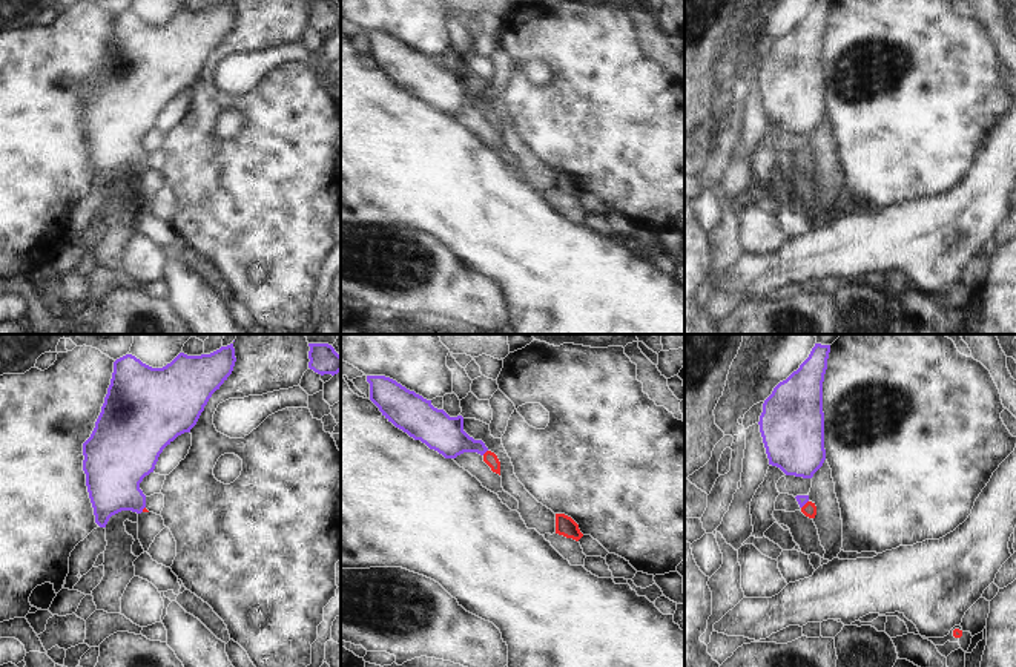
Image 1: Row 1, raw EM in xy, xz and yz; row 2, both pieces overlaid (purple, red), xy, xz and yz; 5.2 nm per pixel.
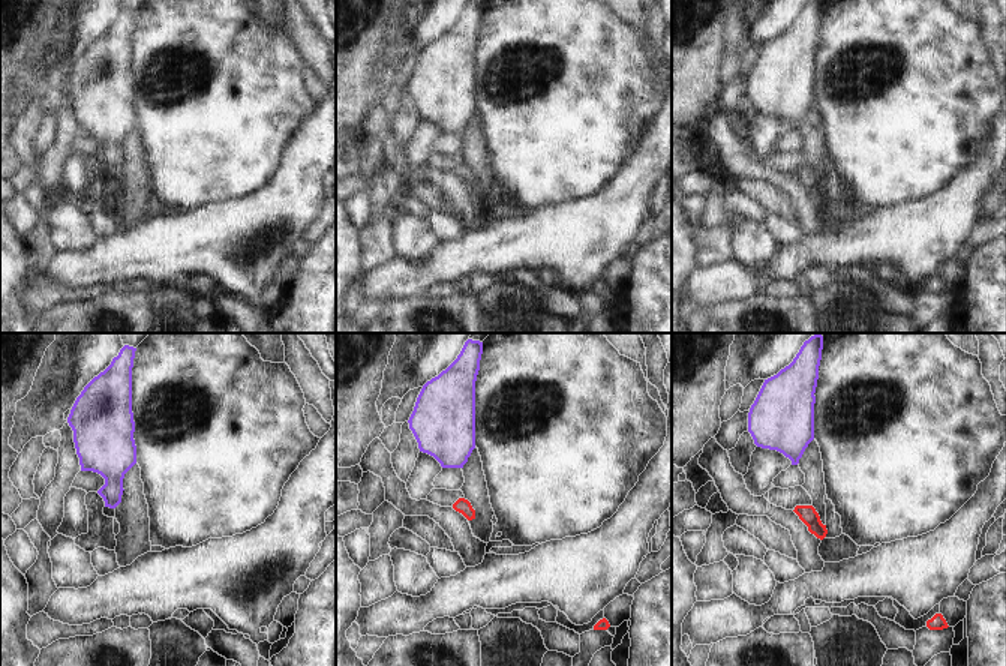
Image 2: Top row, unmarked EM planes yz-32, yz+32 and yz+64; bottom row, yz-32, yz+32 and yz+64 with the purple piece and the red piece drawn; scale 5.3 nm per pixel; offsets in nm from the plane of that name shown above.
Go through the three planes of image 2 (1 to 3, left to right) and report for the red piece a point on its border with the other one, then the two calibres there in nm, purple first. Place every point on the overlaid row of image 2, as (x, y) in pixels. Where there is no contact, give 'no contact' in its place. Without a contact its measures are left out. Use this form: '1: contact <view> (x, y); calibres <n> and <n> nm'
1: no contact
2: no contact
3: no contact

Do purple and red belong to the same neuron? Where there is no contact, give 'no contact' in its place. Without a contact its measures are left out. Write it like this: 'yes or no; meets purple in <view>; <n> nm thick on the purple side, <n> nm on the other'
yes; meets purple in xz; 200 nm thick on the purple side, 70 nm on the other

